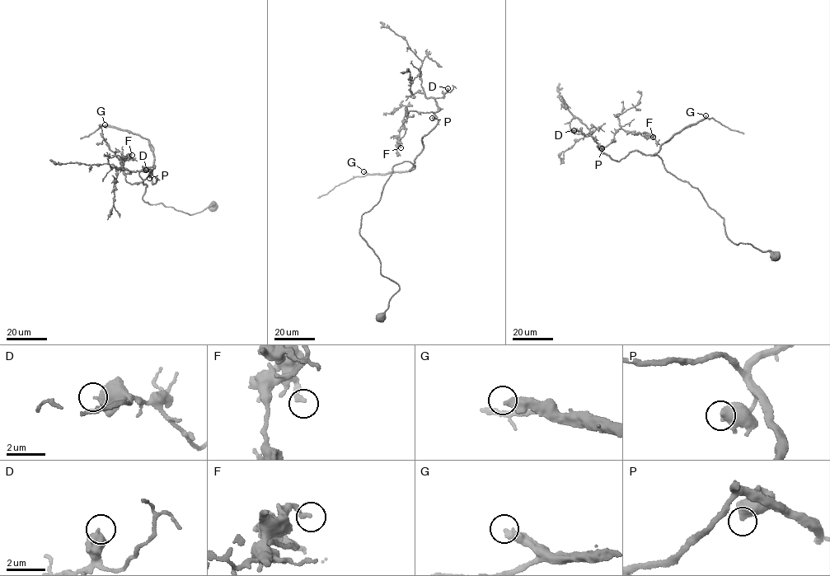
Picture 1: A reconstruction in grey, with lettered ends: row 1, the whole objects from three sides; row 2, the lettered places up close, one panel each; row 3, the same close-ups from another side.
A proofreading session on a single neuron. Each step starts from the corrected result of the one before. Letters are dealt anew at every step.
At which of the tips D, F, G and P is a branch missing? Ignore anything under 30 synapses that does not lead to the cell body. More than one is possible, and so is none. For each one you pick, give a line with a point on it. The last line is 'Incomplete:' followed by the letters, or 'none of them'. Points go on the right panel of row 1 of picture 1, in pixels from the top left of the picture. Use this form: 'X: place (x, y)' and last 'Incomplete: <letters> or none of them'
G: place (705, 115)
Incomplete: G

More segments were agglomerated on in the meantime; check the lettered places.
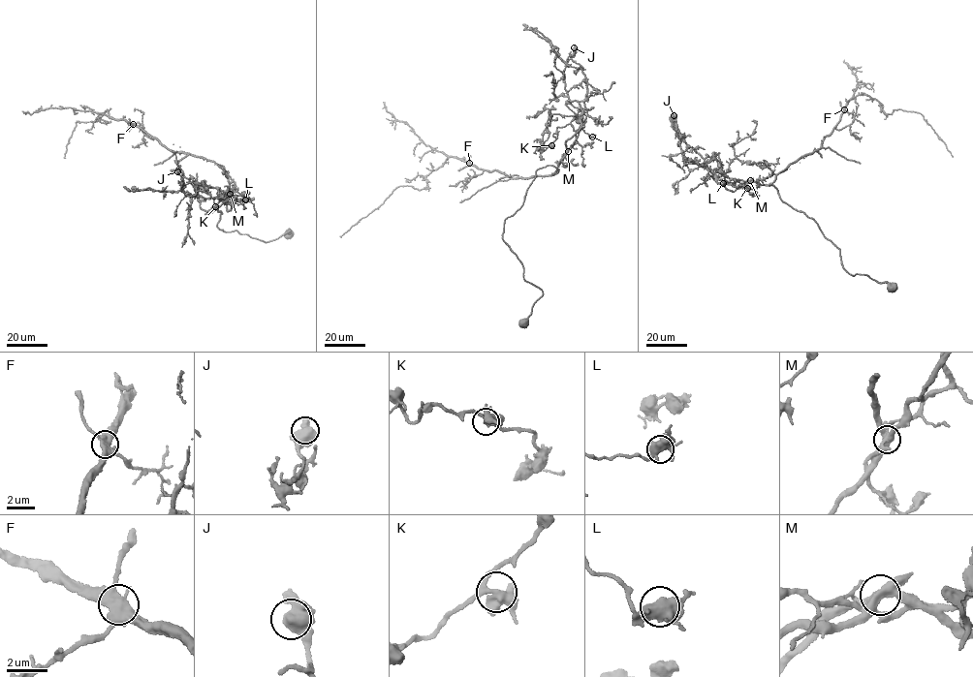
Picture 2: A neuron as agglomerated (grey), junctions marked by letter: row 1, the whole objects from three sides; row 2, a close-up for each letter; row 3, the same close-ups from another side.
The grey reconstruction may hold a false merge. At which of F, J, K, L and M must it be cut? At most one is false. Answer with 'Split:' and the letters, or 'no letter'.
Split: M

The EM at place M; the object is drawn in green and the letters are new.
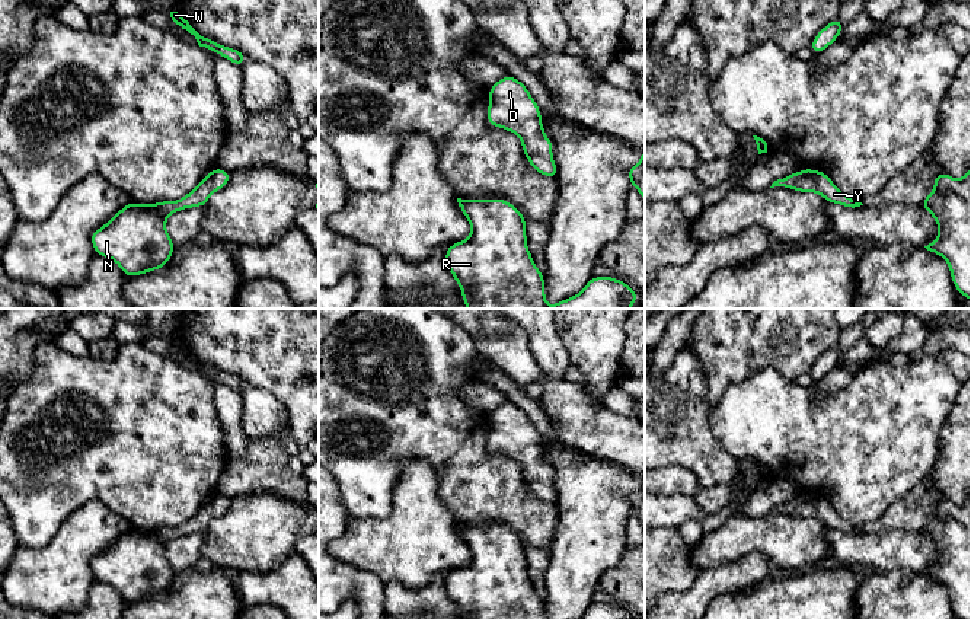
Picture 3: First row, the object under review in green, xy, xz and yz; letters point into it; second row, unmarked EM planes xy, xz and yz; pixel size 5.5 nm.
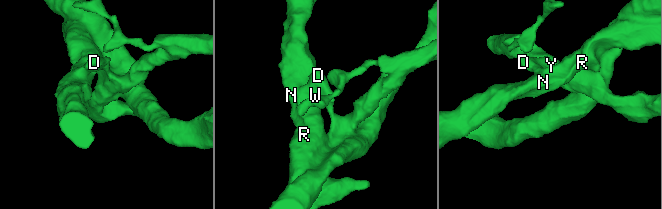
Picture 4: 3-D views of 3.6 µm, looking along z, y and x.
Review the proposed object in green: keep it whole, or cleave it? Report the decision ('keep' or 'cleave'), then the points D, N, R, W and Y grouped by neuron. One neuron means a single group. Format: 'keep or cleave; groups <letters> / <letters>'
cleave; groups D N R / W Y

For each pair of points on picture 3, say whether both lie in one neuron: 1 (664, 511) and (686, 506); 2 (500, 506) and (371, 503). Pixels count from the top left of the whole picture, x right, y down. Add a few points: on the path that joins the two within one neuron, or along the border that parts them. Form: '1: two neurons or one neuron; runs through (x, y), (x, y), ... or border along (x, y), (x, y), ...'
1: one neuron; runs through (670, 511), (680, 507)
2: one neuron; runs through (462, 468), (446, 452), (401, 452), (387, 465)

